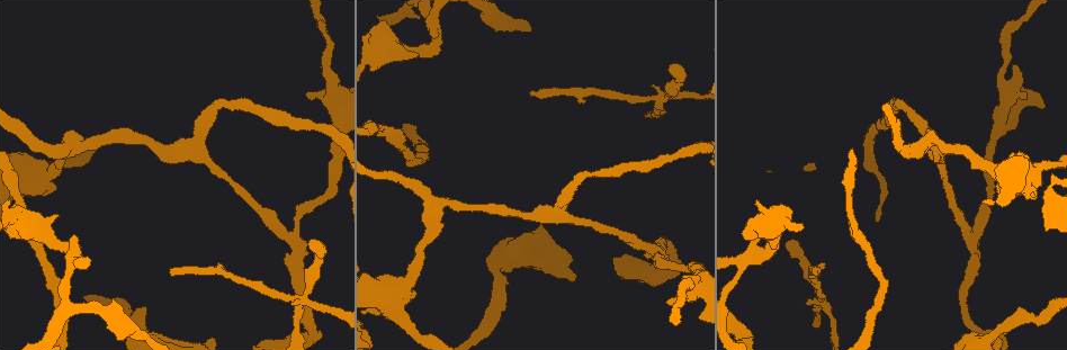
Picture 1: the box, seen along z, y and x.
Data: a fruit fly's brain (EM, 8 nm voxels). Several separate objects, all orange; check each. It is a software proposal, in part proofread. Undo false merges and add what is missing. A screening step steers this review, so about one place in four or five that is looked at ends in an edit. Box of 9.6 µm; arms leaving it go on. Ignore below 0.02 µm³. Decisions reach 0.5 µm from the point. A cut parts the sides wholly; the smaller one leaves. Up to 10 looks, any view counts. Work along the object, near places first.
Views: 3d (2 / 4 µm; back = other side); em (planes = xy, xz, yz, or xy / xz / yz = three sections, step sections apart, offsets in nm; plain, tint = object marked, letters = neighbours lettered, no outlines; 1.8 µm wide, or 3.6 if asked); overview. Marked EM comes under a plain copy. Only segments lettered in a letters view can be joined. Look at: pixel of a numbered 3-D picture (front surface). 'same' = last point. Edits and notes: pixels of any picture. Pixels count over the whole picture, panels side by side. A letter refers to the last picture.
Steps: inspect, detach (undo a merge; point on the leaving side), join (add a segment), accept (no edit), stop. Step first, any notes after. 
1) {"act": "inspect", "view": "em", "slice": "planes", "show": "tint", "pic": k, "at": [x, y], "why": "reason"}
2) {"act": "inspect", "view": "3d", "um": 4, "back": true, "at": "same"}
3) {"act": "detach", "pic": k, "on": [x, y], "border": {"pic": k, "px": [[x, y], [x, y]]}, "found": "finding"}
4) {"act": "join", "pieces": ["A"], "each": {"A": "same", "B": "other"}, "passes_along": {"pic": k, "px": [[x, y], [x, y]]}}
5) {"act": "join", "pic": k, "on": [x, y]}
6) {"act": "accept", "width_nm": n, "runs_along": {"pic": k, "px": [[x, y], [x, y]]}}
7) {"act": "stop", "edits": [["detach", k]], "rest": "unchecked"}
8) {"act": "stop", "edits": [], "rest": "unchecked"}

{"act": "inspect", "view": "3d", "um": 4, "pic": 1, "at": [1017, 66], "why": "thick end"}

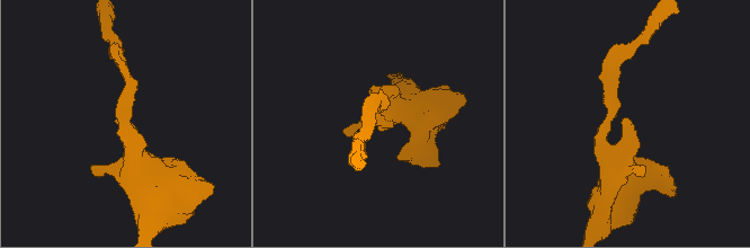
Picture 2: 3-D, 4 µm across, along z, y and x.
{"act": "inspect", "view": "em", "slice": "yz", "step": 16, "show": "tint", "pic": 2, "at": [631, 120], "why": "shape alone is not enough"}

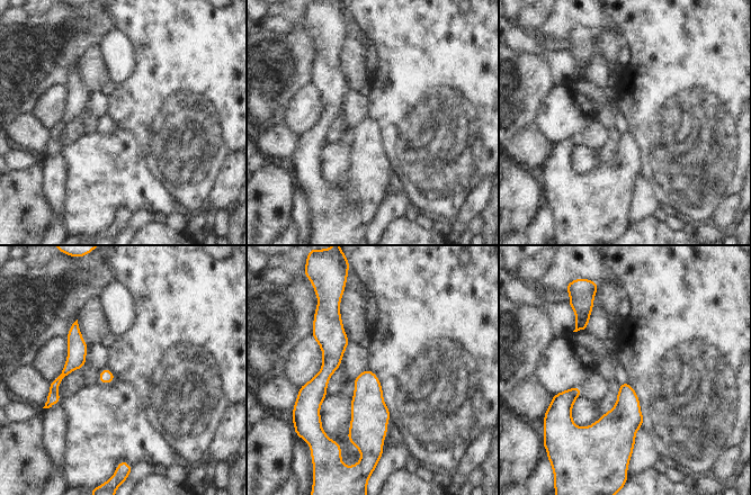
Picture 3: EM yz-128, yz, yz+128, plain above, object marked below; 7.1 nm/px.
{"act": "inspect", "view": "em", "slice": "planes", "show": "letters", "at": "same", "why": "another direction"}

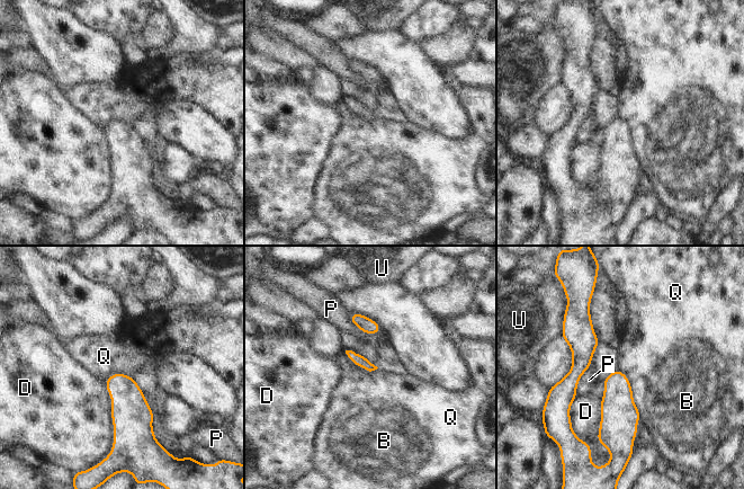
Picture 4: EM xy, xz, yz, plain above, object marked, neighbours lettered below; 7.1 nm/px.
{"act": "accept", "each": {"B": "other", "D": "other", "P": "other", "Q": "other", "U": "other"}, "border": {"pic": 4, "px": [[344, 352], [359, 366], [378, 367]]}, "found": "none of them fits"}

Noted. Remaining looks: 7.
{"act": "inspect", "view": "3d", "um": 4, "pic": 1, "at": [997, 338], "why": "stops while still wide"}

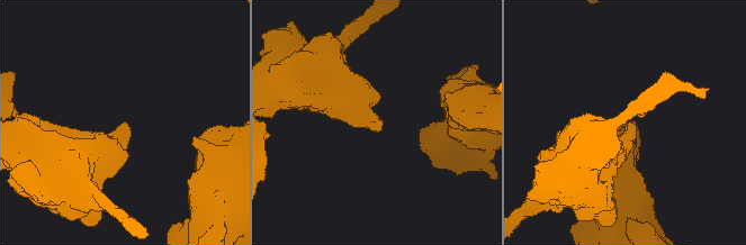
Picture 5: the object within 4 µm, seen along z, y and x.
{"act": "inspect", "view": "em", "slice": "planes", "show": "letters", "pic": 5, "at": [628, 122], "why": "shape alone is not enough"}

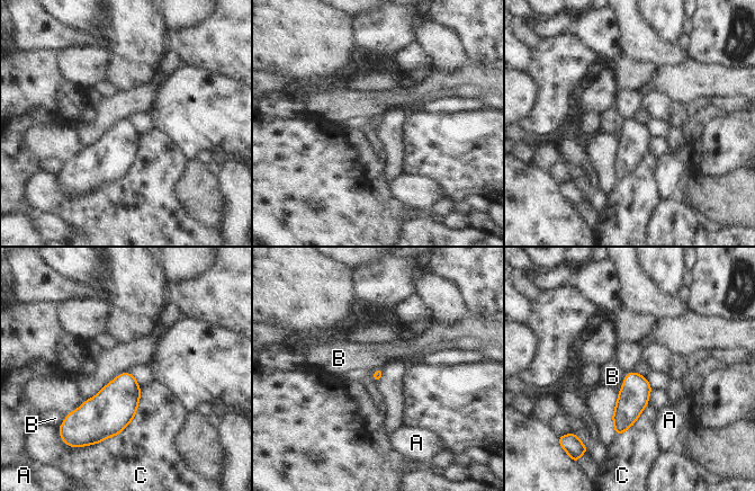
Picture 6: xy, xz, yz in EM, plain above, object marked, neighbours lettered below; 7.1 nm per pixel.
{"act": "accept", "each": {"A": "other", "B": "other", "C": "other"}, "border": {"pic": 6, "px": [[626, 373], [618, 392]]}, "found": "no lettered segment goes on from it"}

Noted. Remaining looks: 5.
{"act": "inspect", "view": "em", "slice": "xz", "step": 16, "show": "tint", "pic": 1, "at": [819, 300], "why": "four or more arms meet"}

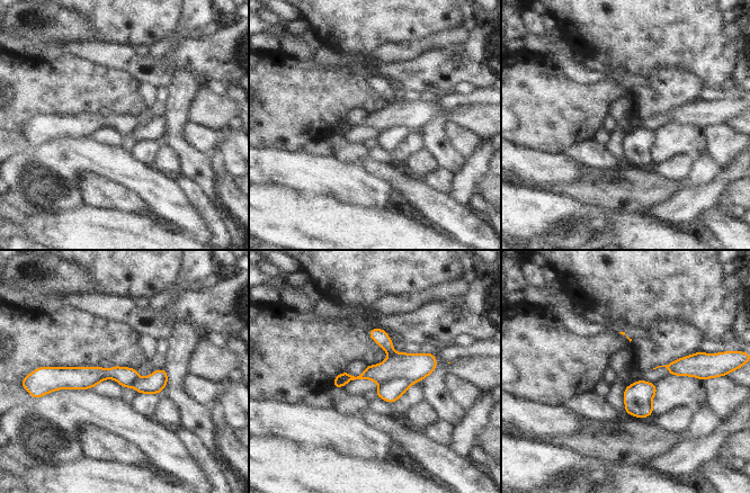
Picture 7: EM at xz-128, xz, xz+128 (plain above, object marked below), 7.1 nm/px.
{"act": "inspect", "view": "em", "slice": "planes", "show": "letters", "at": "same"}

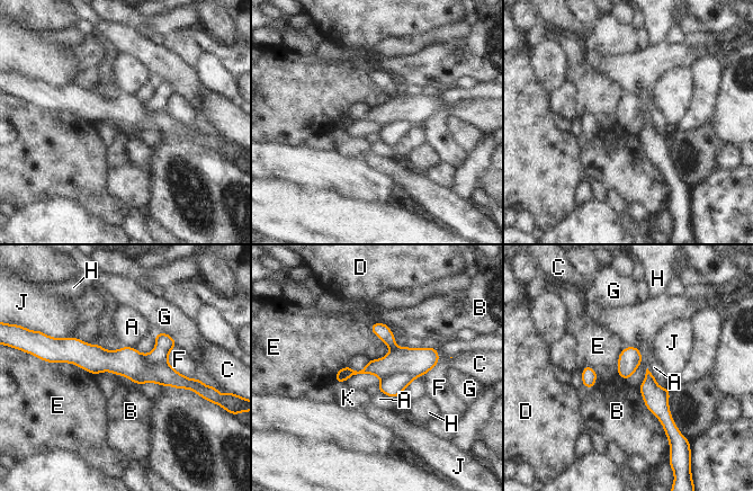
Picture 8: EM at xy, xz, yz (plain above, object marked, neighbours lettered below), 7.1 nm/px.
{"act": "detach", "pic": 8, "on": [415, 362], "width_nm": 160, "longest_contact_nm": ["B", 420], "each": {"A": "other", "B": "other", "C": "other", "D": "other", "E": "other", "F": "other", "G": "other", "H": "other", "J": "other", "K": "other"}, "found": "two neurons meet here"}

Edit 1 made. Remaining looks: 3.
{"act": "stop", "edits": [["detach", 8]], "rest": "unchecked"}

